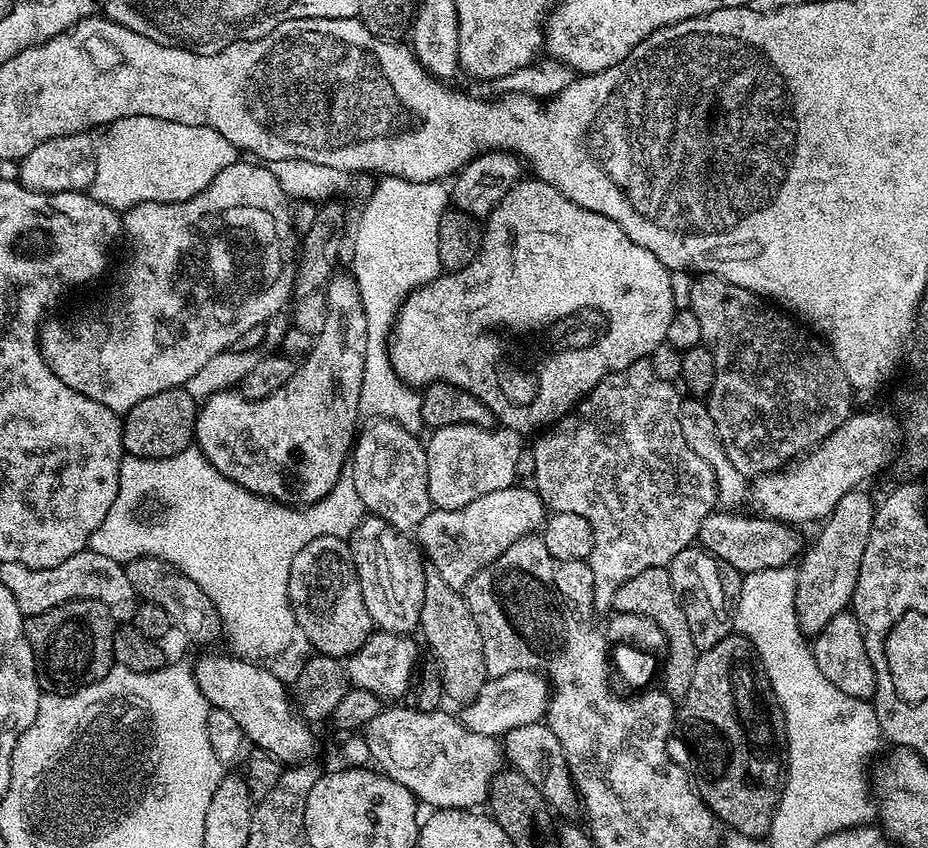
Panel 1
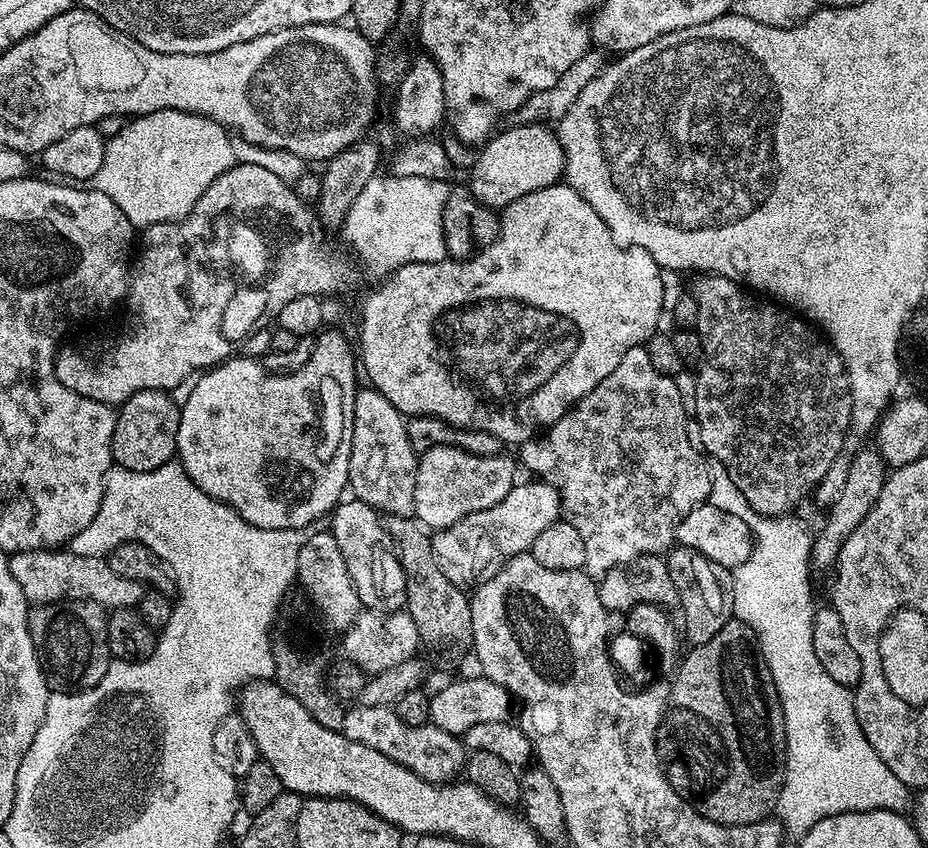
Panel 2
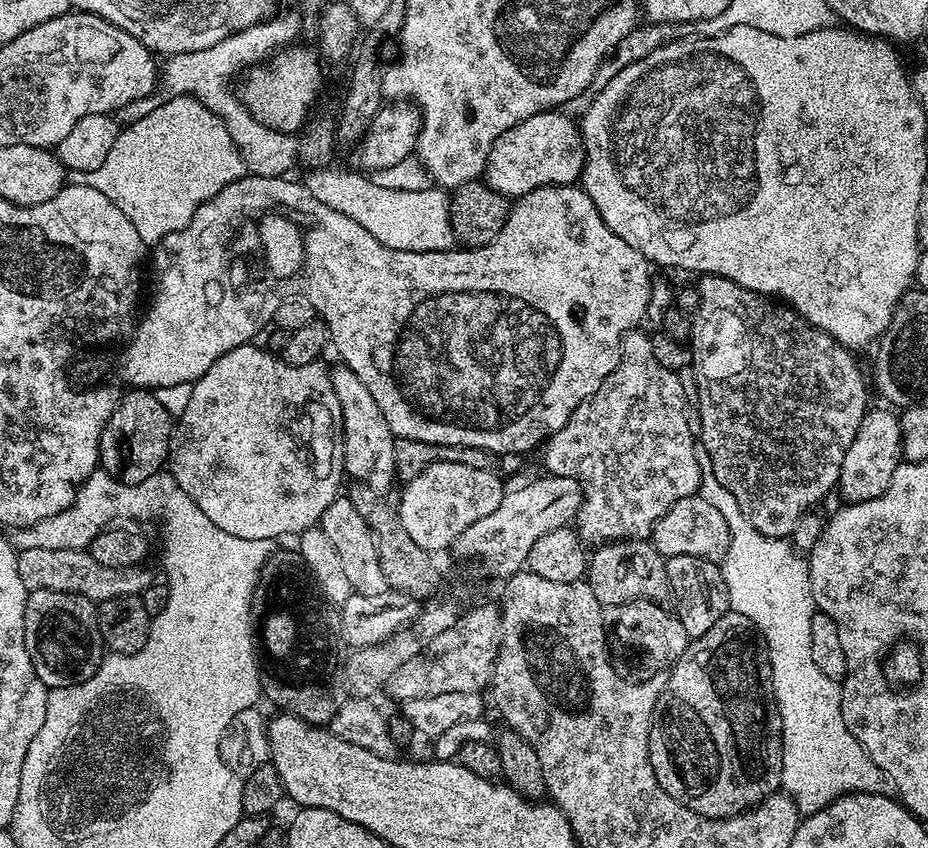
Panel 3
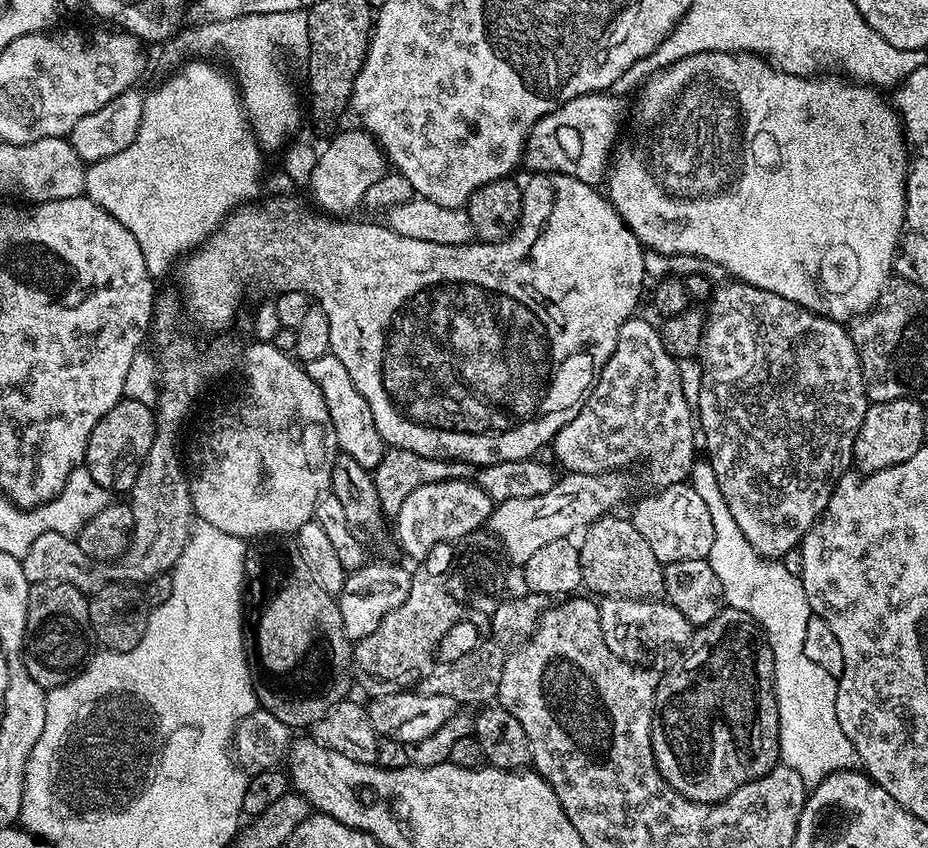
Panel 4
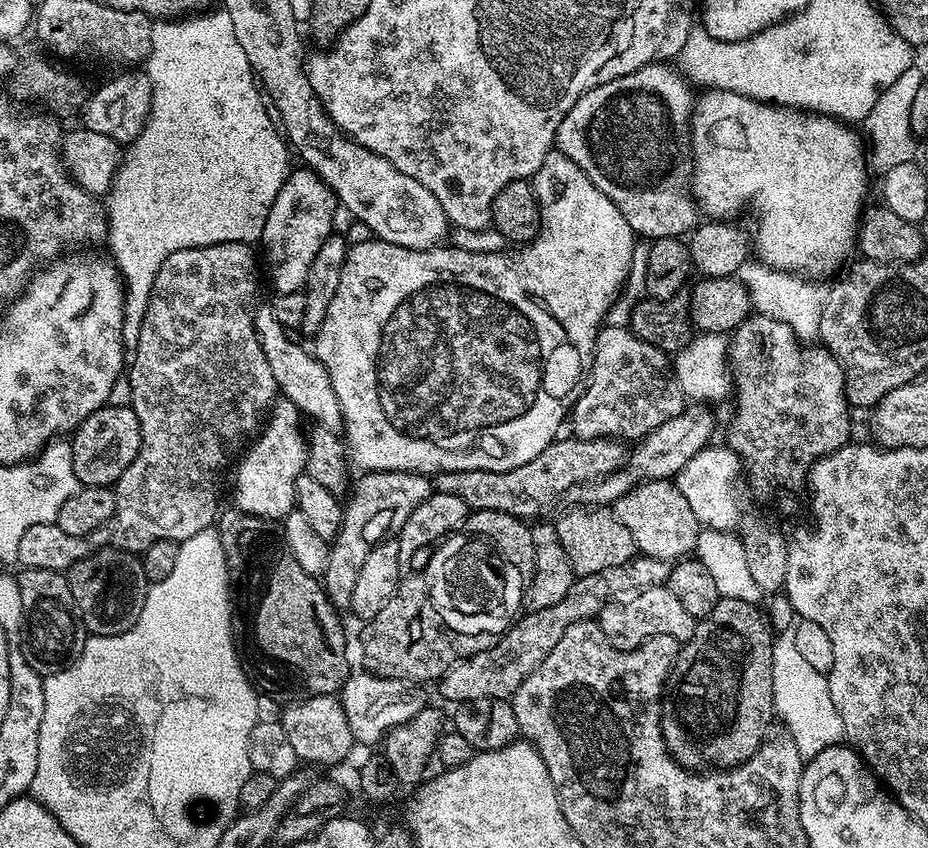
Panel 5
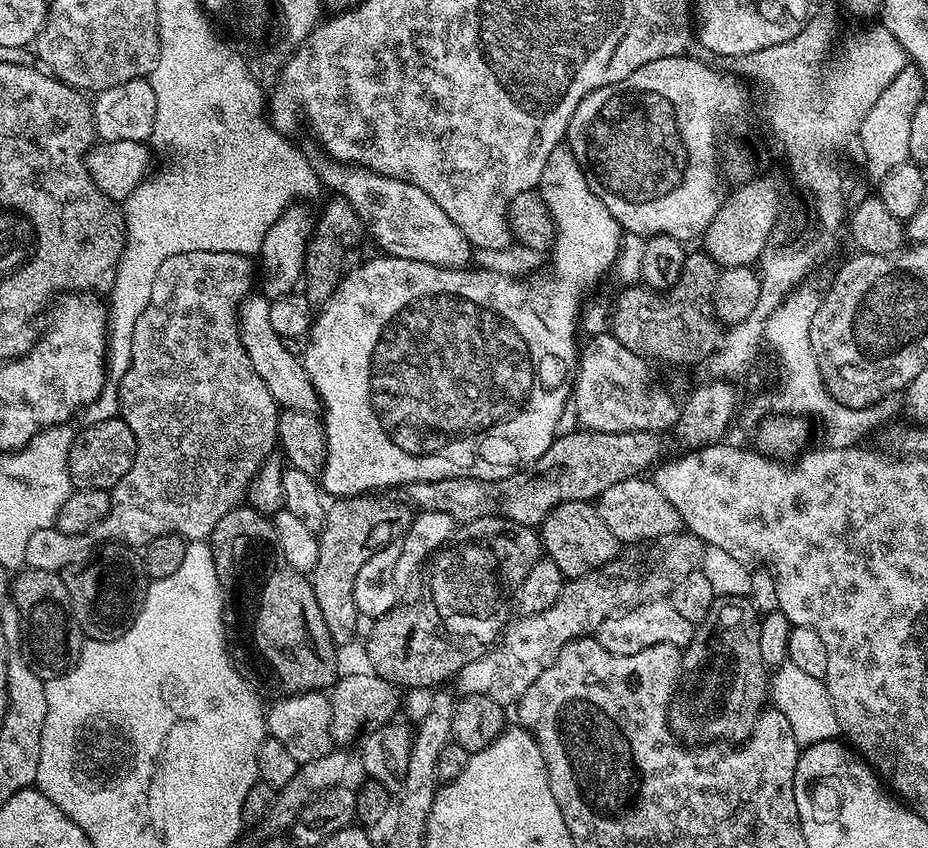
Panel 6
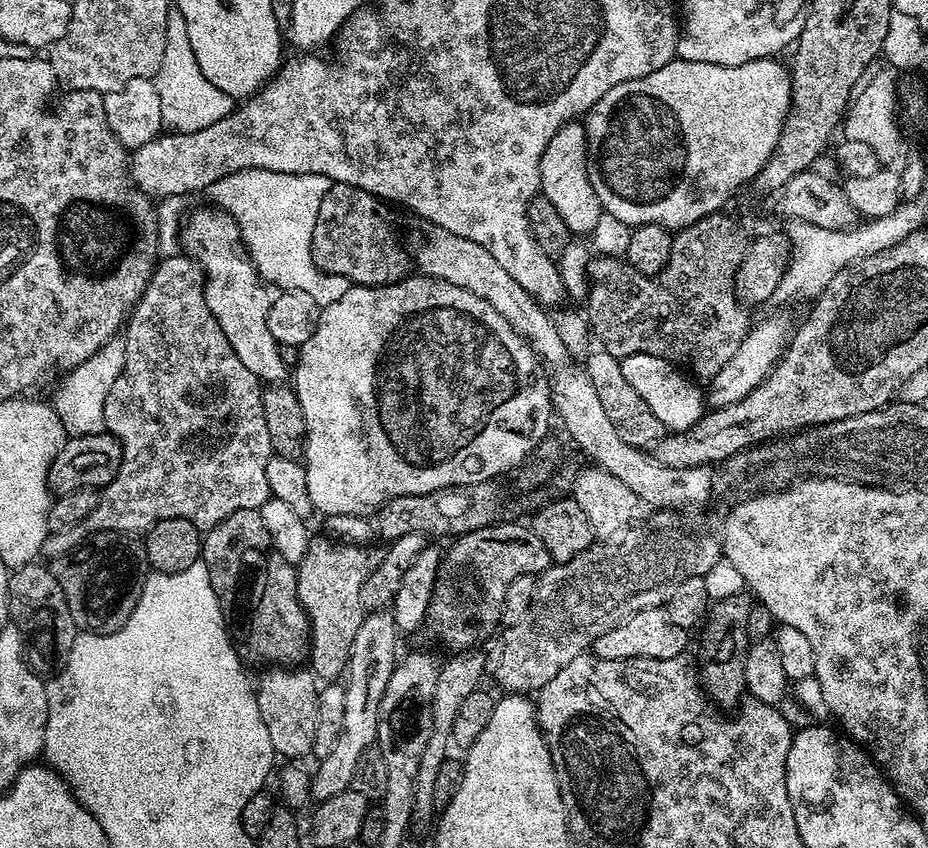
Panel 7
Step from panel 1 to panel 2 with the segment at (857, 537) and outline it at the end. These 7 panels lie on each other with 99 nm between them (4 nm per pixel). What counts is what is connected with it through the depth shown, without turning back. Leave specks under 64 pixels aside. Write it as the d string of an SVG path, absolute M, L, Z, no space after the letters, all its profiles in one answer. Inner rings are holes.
M875 447L864 448L852 460L852 465L848 468L848 477L844 480L844 485L840 488L840 493L836 496L836 501L832 504L832 509L828 512L828 517L824 520L824 529L815 533L812 541L812 567L831 569L835 565L838 554L850 534L862 526L862 520L878 502L878 494L882 494L882 486L886 479L886 465L883 456Z

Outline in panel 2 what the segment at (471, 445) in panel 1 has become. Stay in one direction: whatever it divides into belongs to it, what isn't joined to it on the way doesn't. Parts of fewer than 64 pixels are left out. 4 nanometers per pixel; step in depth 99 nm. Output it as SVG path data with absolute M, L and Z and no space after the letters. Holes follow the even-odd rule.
M436 446L419 453L414 482L415 519L429 530L439 530L454 526L466 514L478 514L478 510L498 506L518 480L518 464L513 457L512 460L507 454L479 456L450 446Z

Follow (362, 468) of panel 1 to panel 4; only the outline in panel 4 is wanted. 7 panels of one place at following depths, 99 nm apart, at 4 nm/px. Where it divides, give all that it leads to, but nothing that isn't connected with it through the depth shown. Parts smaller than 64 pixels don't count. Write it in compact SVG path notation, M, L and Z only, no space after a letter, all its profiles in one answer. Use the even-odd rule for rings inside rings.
M331 354L322 358L314 358L314 362L306 365L308 377L322 390L322 398L326 402L326 410L330 412L330 422L334 426L336 447L343 455L354 458L358 466L375 470L378 462L382 462L386 451L384 439L378 434L378 426L374 426L374 414L370 414L370 406L366 406L366 398L358 394L350 374L346 374L346 366L338 362Z

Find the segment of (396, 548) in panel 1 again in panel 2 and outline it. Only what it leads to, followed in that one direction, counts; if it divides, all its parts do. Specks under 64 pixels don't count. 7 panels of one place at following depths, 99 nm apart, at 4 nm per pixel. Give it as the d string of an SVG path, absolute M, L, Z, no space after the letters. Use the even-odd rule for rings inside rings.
M348 498L332 509L331 520L332 537L338 542L338 550L342 550L342 558L346 558L346 570L350 570L361 605L374 612L401 611L406 604L406 578L381 513L360 500Z

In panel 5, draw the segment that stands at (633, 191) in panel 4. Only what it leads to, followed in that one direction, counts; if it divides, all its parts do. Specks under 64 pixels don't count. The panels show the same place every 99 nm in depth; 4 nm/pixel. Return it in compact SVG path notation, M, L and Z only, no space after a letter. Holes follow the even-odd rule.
M709 88L707 90L701 91L703 92L701 96L698 95L695 97L694 103L690 109L690 129L692 128L692 160L696 163L696 173L692 176L692 188L690 184L690 195L695 201L697 205L701 209L708 208L708 212L713 221L720 222L723 221L725 218L724 216L732 216L735 212L740 212L743 210L747 204L752 204L752 212L756 215L756 252L755 254L758 257L758 260L767 265L772 269L776 269L777 272L785 272L795 274L797 277L800 278L814 278L810 276L828 276L831 272L836 272L840 268L840 263L843 262L844 259L847 258L848 255L851 254L852 248L853 252L854 249L857 247L858 244L858 229L861 226L862 221L862 213L865 211L866 205L864 206L864 195L868 192L868 166L870 167L869 161L864 161L864 146L866 150L866 144L860 141L860 136L858 133L855 132L855 127L849 126L845 123L844 120L834 117L832 115L825 115L821 114L817 111L813 110L797 110L795 107L792 106L777 106L775 103L772 102L765 102L762 100L752 100L749 96L743 96L738 92L729 92L725 91L722 88Z

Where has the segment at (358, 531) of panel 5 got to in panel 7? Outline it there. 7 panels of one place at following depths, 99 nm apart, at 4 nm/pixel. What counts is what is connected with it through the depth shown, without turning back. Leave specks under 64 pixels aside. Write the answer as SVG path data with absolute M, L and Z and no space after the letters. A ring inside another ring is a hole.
M313 539L302 562L295 565L297 596L308 616L311 632L310 671L320 682L336 682L345 675L354 636L366 615L362 606L362 582L370 578L385 553L380 546L357 546L328 540Z

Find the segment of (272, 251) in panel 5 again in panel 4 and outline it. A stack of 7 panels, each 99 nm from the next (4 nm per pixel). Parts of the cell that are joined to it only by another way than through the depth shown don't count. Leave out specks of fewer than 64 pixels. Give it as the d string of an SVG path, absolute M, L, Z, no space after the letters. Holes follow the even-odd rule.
M353 126L349 132L342 132L334 137L324 148L324 153L316 156L316 165L312 168L311 203L321 213L344 218L359 206L364 195L390 172L390 161L384 155L384 149L373 138L372 133L359 126Z

